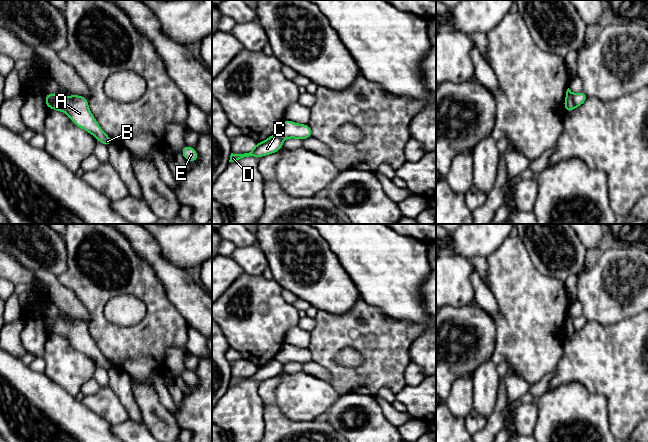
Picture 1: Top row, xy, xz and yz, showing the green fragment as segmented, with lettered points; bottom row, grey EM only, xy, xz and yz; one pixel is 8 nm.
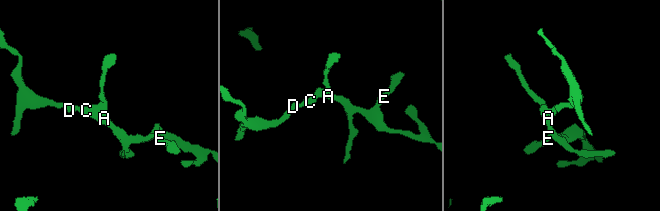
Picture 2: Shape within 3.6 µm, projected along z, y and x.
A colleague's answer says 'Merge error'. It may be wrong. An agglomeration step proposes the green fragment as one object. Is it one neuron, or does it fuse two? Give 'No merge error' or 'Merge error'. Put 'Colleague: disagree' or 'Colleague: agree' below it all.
Merge error
Colleague: agree

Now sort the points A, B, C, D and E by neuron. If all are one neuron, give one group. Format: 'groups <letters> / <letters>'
groups A B E / C D

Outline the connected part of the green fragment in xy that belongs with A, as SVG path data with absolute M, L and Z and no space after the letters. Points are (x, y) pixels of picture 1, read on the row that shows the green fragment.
M55 93L54 94L54 101L52 103L51 109L55 109L57 111L64 112L67 114L70 119L73 121L73 123L86 130L88 133L92 134L99 142L104 144L106 147L108 147L112 140L111 138L100 128L98 122L94 118L93 114L89 110L88 100L80 95L73 95L70 93L70 97L67 98L61 93Z

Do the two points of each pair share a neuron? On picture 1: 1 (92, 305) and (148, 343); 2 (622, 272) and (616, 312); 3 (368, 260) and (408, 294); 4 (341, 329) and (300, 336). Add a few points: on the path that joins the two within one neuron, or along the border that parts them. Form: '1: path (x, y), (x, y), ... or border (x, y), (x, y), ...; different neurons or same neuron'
1: path (100, 321), (122, 343), (132, 343); same neuron
2: path (622, 282), (616, 289), (616, 302); same neuron
3: path (378, 264), (398, 284); same neuron
4: border (311, 333), (311, 339), (307, 347); different neurons

